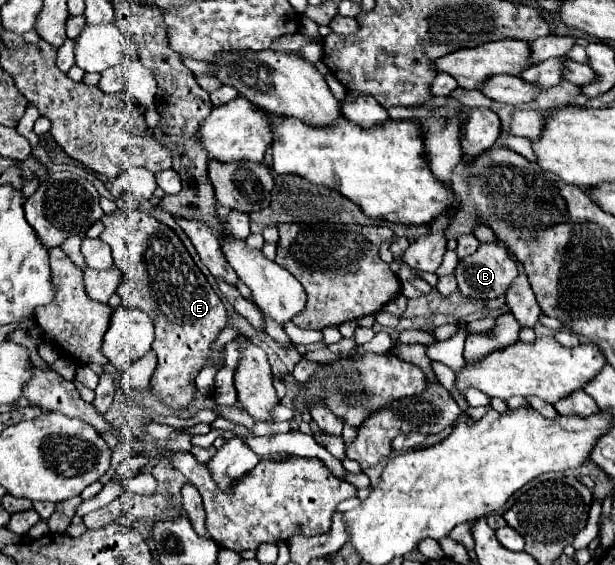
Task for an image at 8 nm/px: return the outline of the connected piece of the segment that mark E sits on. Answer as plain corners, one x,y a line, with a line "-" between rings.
143,212
105,216
101,222
105,224
105,230
99,238
111,246
113,262
123,272
123,282
117,290
123,306
143,310
155,324
153,352
157,354
157,368
151,376
151,392
159,396
165,406
173,410
185,410
193,404
193,398
195,398
193,380
197,378
201,368
207,362
225,360
225,350
213,352
213,342
217,340
219,332
227,324
225,306
221,298
215,294
215,290
209,286
205,276
199,272
189,252
183,248
181,240
171,228
167,228
165,224
157,222
153,216
143,214

